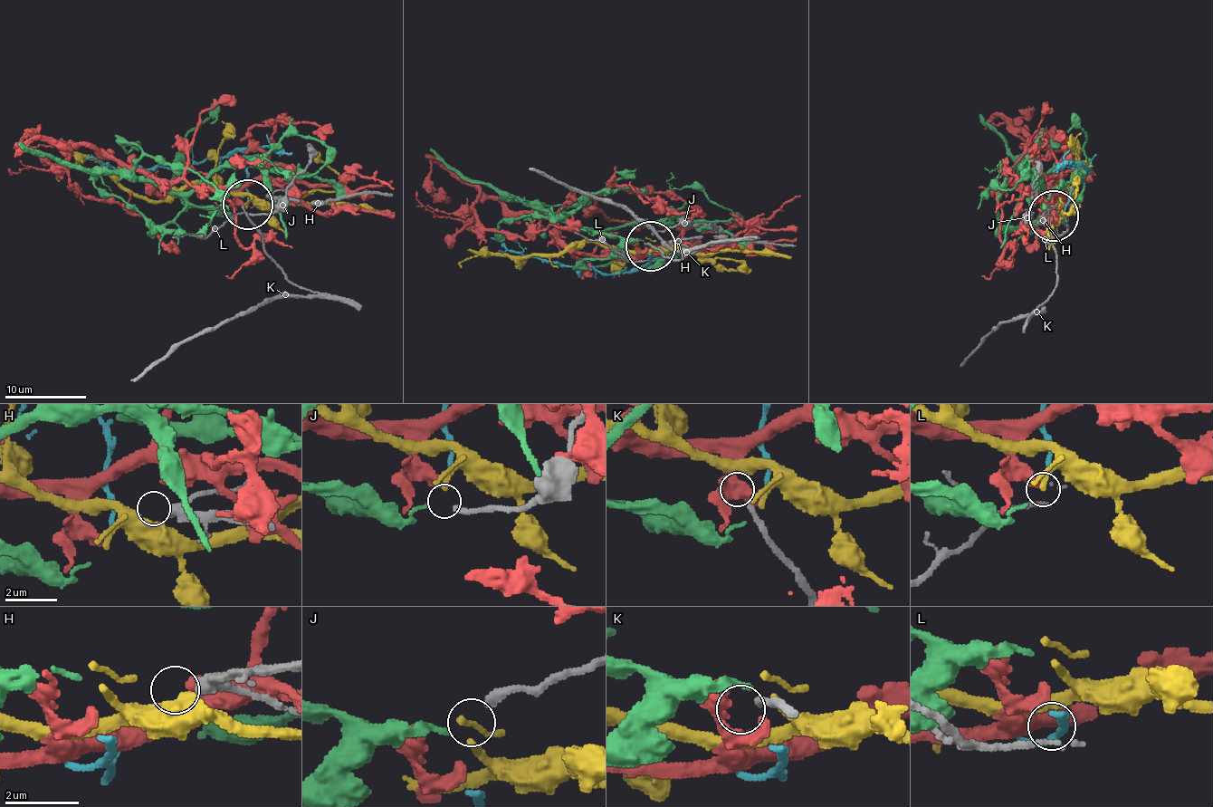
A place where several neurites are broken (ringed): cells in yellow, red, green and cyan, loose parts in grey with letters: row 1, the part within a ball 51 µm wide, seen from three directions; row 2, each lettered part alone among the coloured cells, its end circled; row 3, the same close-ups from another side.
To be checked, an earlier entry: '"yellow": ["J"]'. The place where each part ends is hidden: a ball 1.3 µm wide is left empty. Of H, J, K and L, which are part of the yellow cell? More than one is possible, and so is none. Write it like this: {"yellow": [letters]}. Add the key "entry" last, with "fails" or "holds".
{"yellow": ["J"], "entry": "holds"}

